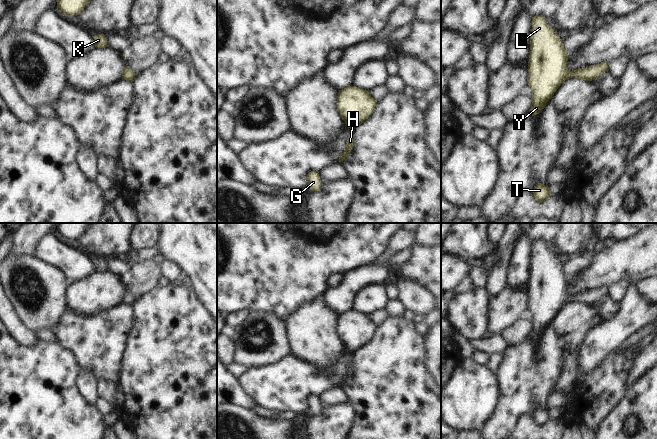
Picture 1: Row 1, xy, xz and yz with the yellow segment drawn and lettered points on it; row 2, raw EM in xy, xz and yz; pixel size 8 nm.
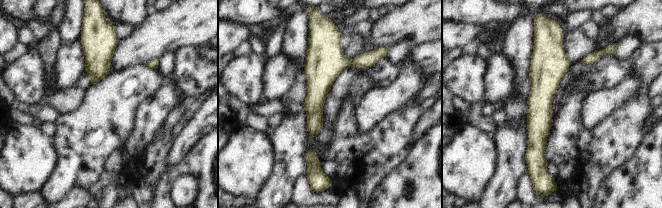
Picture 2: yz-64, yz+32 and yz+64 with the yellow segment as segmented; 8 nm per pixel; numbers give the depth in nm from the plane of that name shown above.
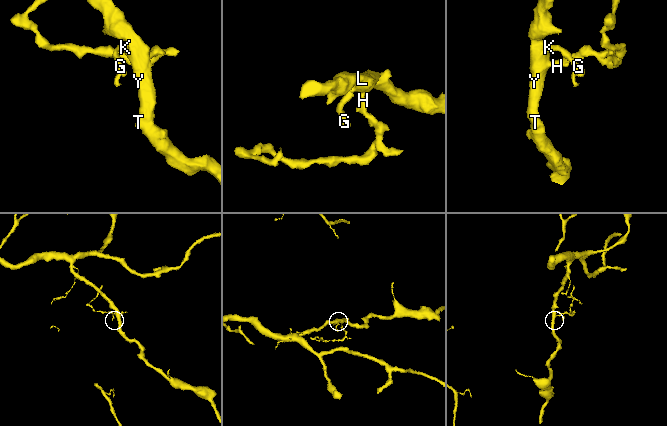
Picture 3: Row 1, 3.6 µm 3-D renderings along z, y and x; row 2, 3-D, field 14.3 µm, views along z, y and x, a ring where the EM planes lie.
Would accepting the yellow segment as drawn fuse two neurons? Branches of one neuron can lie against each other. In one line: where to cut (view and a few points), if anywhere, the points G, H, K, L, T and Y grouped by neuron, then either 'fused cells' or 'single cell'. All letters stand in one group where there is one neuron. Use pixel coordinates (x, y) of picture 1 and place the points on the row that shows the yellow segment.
cut none; groups G H K L T Y; single cell

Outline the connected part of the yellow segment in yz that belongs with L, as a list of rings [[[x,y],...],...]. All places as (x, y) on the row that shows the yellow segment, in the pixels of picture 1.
[[[532,17],[532,29],[530,35],[530,55],[528,62],[528,85],[532,89],[532,106],[529,114],[535,116],[539,114],[552,98],[559,86],[567,79],[578,78],[592,81],[599,78],[603,72],[610,69],[609,62],[578,68],[570,71],[567,68],[568,53],[564,48],[563,41],[555,30],[546,23],[545,17]]]

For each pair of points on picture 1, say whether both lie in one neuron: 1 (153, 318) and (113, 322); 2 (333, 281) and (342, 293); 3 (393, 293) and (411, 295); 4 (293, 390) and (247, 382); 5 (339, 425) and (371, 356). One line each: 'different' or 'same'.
1: different
2: different
3: different
4: same
5: different

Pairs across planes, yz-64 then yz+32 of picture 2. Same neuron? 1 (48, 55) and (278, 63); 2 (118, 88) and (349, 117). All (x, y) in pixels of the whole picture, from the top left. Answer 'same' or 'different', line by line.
1: different
2: different

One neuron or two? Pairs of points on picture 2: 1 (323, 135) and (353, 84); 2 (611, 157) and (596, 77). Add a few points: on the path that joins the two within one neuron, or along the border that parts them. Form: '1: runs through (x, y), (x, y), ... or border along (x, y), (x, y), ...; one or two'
1: runs through (328, 122), (331, 105), (340, 95); one
2: runs through (589, 138), (575, 124), (575, 97), (578, 93); one

